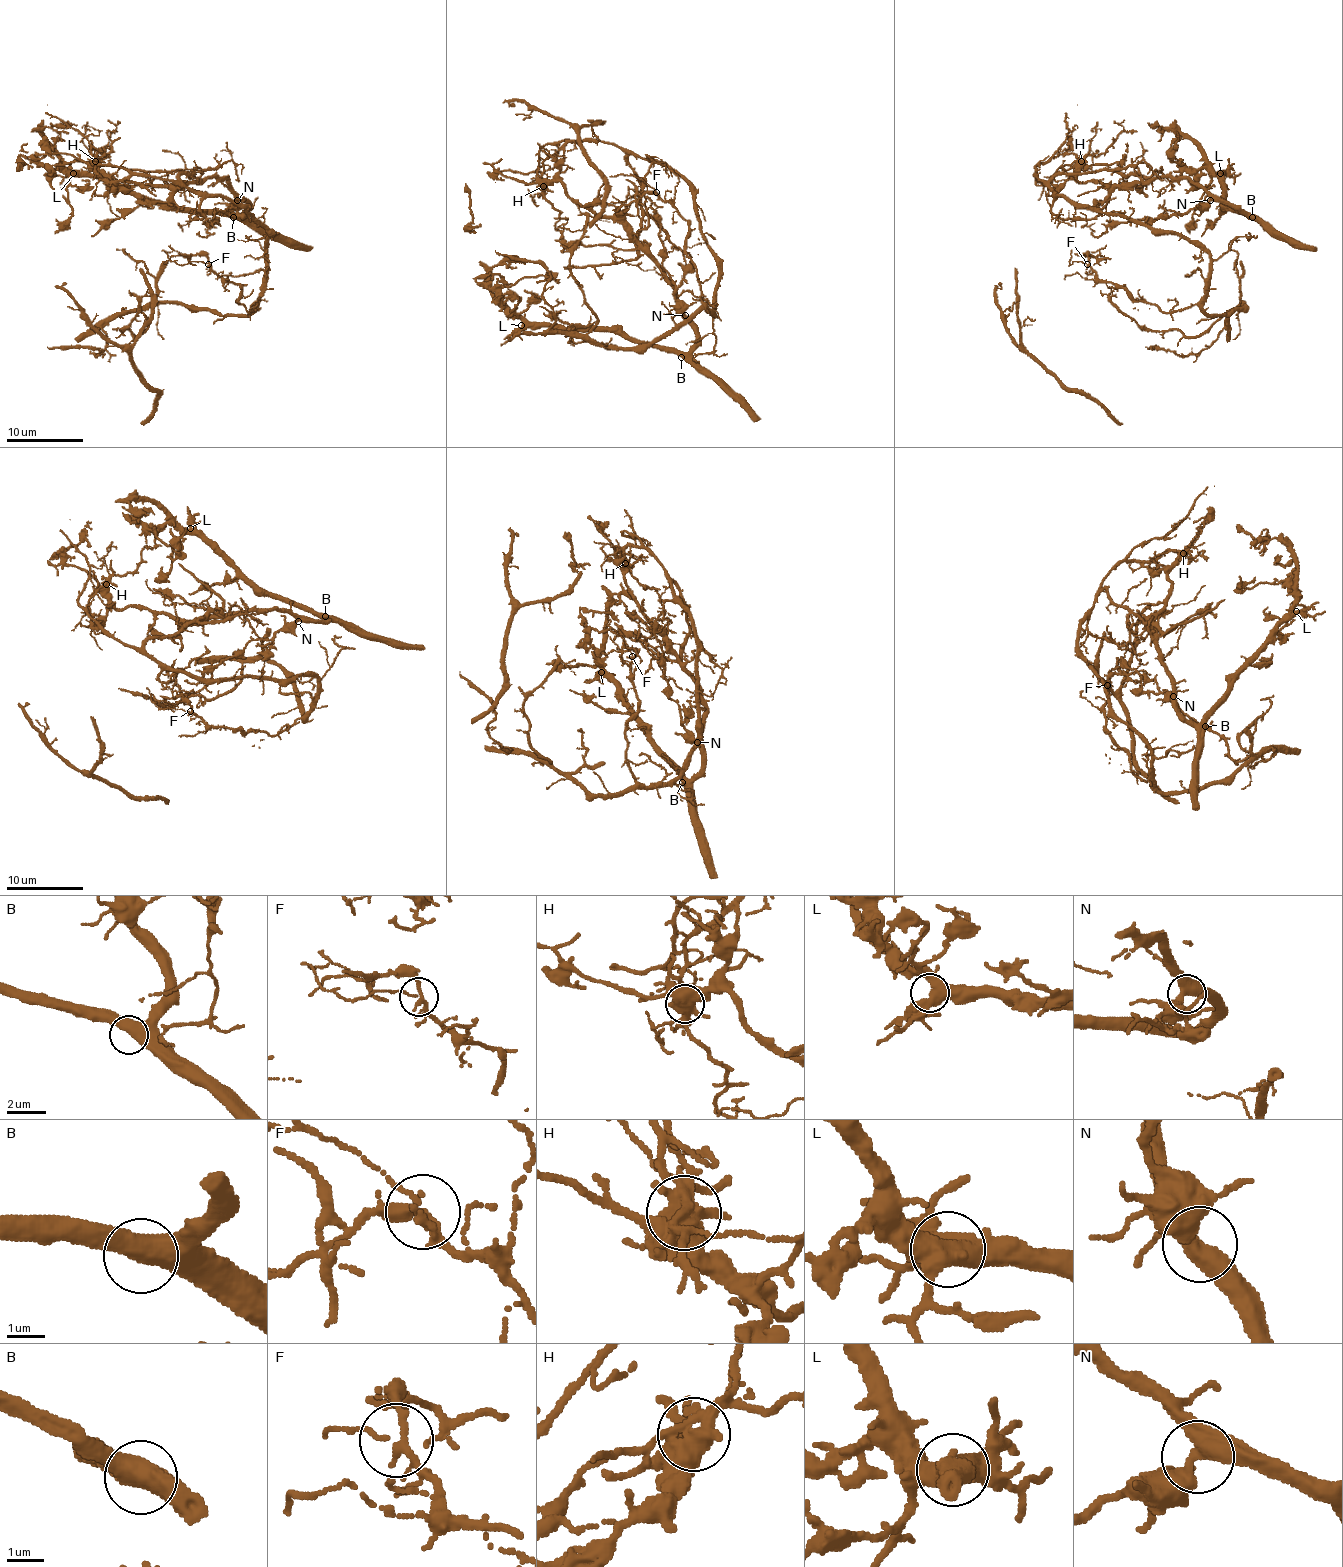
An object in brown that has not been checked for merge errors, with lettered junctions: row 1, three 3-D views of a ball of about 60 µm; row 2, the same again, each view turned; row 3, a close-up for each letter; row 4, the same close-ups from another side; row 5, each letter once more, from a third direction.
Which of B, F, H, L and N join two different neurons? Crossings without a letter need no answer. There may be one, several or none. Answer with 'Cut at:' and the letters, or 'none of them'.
Cut at: H

